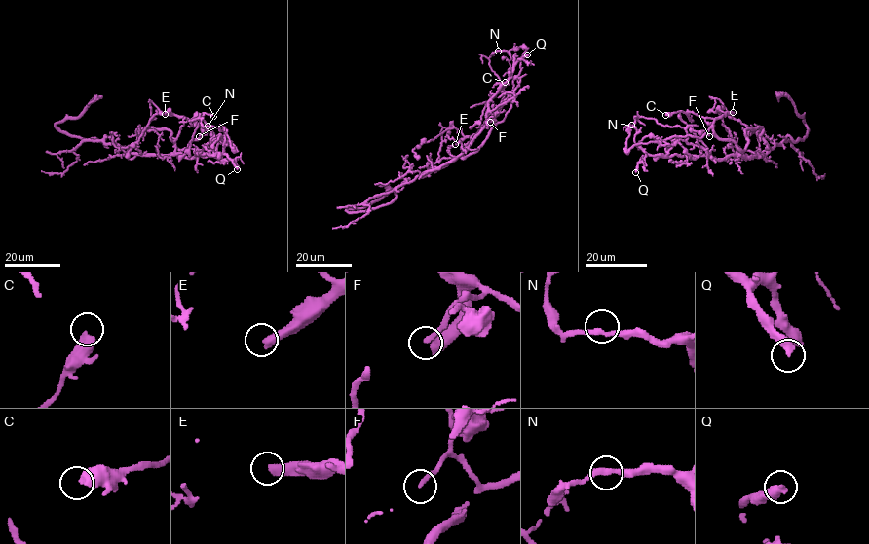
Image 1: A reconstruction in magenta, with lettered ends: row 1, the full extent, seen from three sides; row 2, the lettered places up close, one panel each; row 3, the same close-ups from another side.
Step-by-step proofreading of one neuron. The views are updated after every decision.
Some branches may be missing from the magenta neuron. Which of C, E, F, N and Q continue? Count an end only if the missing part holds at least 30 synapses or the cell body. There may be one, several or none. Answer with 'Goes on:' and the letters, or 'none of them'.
Goes on: E

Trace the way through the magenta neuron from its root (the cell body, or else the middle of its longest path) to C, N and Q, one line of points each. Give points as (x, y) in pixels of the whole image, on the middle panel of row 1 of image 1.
C: (436, 161), (442, 129), (452, 125), (464, 136), (475, 134), (485, 122), (488, 102), (505, 82)
N: (436, 161), (421, 175), (455, 159), (484, 126), (488, 101), (512, 71), (514, 54), (512, 58), (498, 51)
Q: (436, 161), (421, 175), (452, 161), (469, 144), (485, 125), (488, 101), (527, 54)

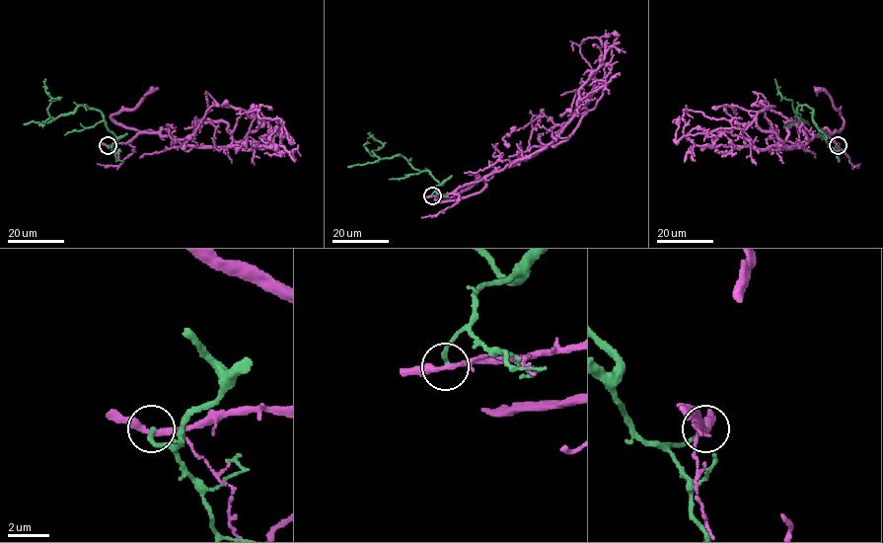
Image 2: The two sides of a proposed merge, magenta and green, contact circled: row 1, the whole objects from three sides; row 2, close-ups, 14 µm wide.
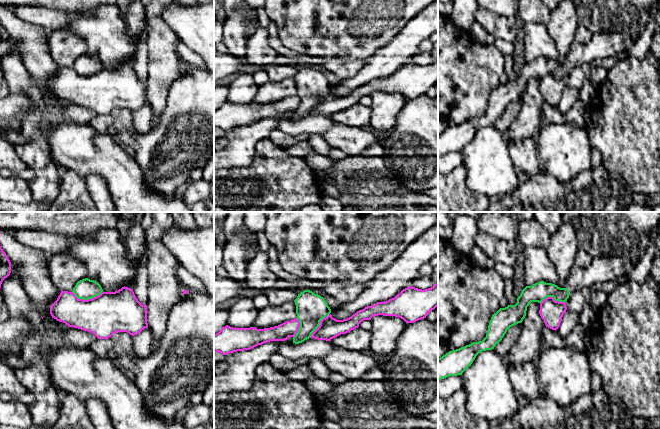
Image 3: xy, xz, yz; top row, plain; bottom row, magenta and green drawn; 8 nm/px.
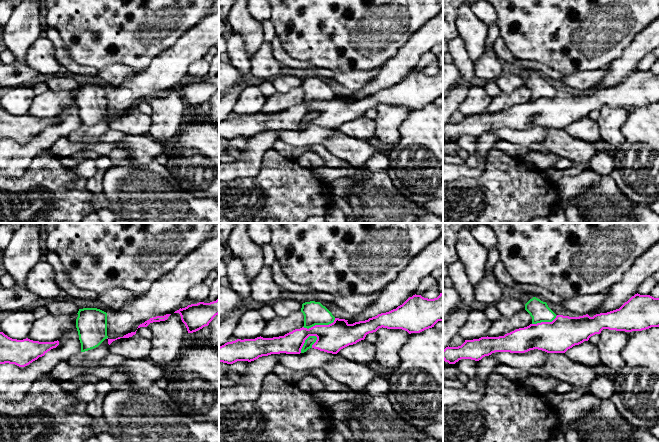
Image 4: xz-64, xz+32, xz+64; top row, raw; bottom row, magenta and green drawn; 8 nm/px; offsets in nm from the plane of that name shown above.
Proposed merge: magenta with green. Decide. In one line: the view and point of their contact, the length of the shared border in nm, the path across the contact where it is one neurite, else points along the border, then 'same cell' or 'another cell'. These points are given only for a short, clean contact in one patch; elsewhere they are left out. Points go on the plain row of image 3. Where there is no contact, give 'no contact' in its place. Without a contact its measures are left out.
meets magenta in xy at (88, 75); contact 240 nm long; border along xy (102, 67), (87, 75), (79, 75), (72, 68); another cell

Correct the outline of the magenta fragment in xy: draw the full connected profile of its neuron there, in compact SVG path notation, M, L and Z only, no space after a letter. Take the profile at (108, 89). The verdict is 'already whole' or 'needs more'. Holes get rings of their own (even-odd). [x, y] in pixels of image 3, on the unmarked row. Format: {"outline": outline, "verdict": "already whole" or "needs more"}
{"outline": "M125 62L88 76L78 75L73 68L61 67L50 83L52 94L91 108L98 115L108 115L117 108L139 110L148 103L147 89L147 81L142 81L133 66Z", "verdict": "already whole"}

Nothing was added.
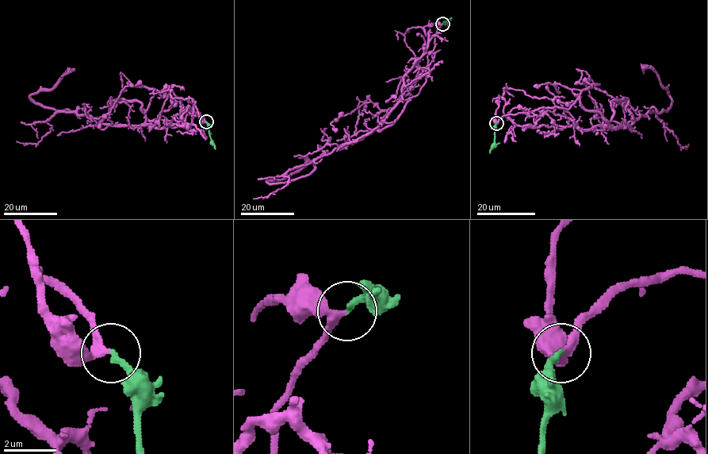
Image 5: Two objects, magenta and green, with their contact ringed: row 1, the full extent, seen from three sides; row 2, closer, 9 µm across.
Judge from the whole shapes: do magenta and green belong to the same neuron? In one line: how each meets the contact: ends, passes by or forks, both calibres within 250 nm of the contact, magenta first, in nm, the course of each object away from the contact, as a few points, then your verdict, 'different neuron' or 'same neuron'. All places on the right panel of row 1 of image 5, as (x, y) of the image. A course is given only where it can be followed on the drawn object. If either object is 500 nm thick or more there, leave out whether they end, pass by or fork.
magenta passes by | green ends | 240/240 nm | magenta via (496, 123), (543, 108), (580, 129), (629, 126), (652, 107), (670, 106), (659, 76), (652, 69), (644, 73) | green via (496, 123), (490, 152) | same neuron

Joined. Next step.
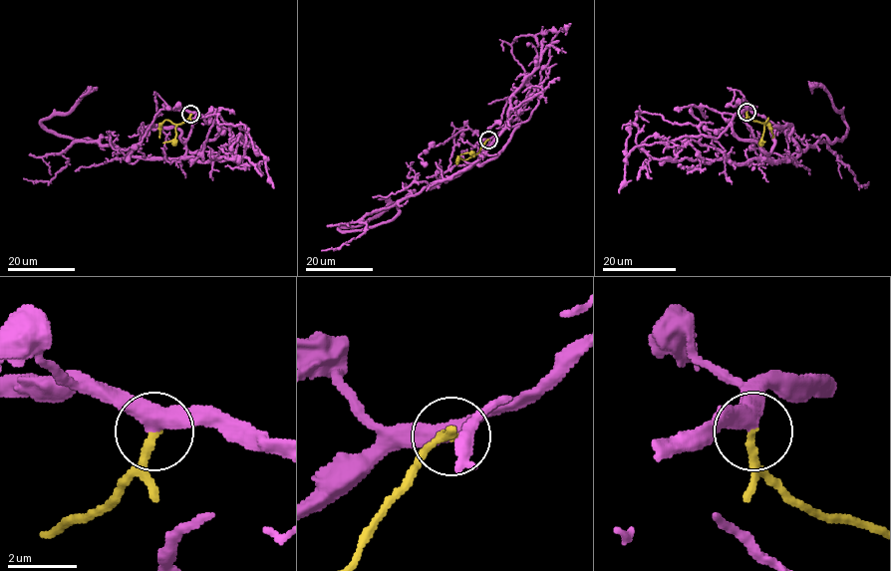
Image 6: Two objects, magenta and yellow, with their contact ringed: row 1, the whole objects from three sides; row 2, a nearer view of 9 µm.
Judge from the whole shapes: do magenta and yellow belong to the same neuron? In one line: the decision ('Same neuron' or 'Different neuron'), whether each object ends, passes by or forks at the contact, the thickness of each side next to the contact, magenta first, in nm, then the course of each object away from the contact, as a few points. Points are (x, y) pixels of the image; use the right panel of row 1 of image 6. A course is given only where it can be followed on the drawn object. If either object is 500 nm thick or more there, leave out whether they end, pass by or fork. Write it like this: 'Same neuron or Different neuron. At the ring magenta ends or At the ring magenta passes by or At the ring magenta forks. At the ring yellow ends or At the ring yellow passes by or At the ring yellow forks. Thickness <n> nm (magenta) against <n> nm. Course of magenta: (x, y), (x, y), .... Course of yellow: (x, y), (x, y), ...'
Same neuron. At the ring magenta passes by. At the ring yellow ends. Thickness 440 nm (magenta) against 240 nm. Course of magenta: (746, 112), (731, 104), (736, 89), (787, 127), (799, 152), (840, 141), (841, 113), (822, 88), (812, 93). Course of yellow: (746, 112), (750, 119), (760, 123), (767, 118), (772, 138)

